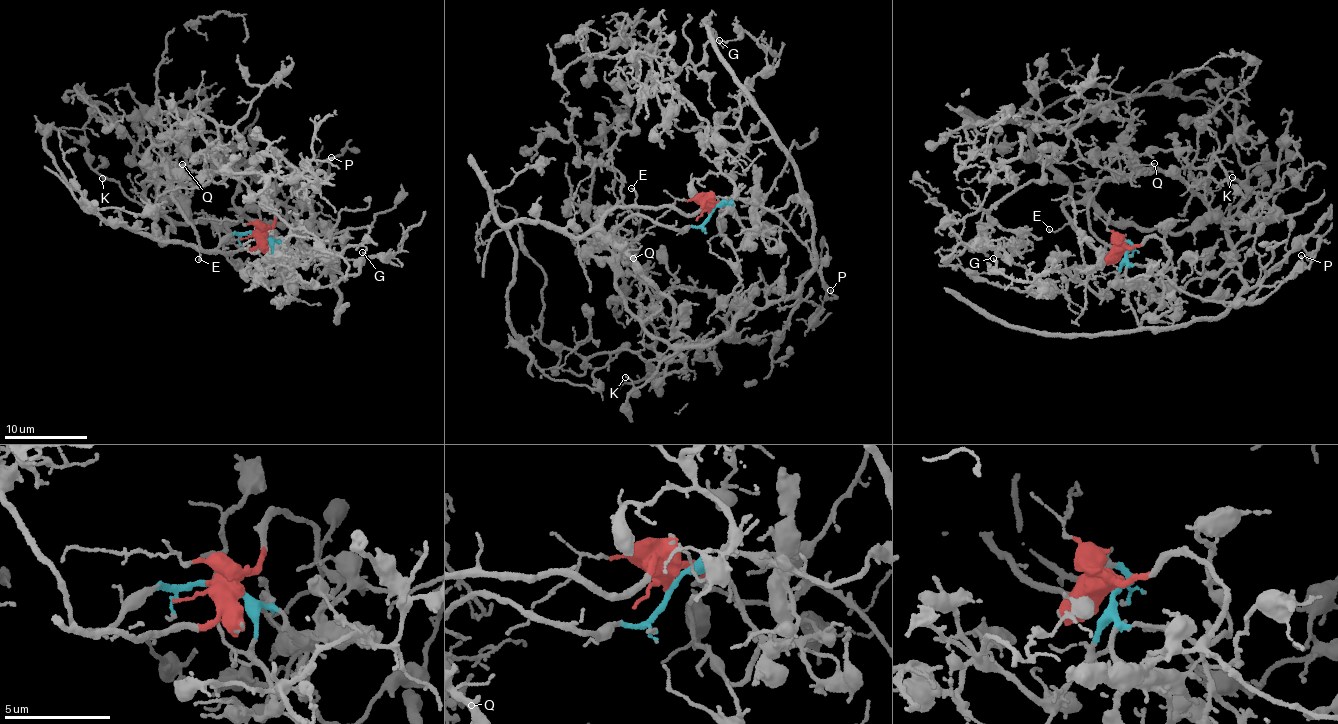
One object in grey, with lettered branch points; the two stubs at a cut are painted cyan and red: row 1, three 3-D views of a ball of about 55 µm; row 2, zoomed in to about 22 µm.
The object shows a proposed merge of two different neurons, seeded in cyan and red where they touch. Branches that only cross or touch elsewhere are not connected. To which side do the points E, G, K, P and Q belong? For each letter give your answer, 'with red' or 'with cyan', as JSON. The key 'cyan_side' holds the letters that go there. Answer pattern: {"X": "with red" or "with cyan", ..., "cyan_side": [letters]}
{"E": "with red", "G": "with cyan", "K": "with cyan", "P": "with red", "Q": "with cyan", "cyan_side": ["G", "K", "Q"]}

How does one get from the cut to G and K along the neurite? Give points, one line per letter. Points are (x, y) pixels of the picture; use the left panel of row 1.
G: (258, 232), (283, 280), (292, 269), (294, 281), (333, 286), (365, 258), (396, 254), (362, 251)
K: (258, 232), (224, 235), (216, 249), (204, 251), (169, 188), (146, 178), (142, 194), (149, 205), (102, 178)

